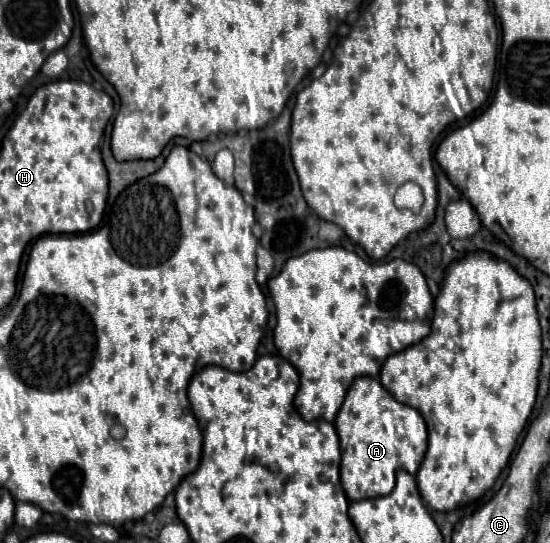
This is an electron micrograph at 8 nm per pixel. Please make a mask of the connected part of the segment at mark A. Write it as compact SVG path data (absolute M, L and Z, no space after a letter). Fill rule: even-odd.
M358 377L342 403L342 409L334 421L334 427L340 437L340 451L342 451L342 465L340 465L340 481L350 501L374 499L384 497L394 489L396 471L404 469L408 473L416 473L424 453L426 453L426 423L416 409L410 409L404 403L398 403L374 377Z

